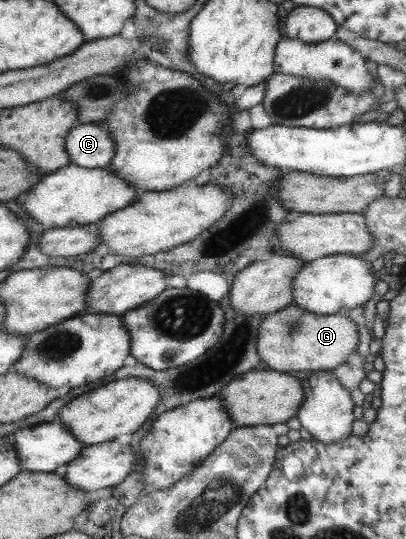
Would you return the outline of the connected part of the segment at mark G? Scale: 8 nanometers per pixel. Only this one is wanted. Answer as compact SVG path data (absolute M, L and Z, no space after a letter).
M291 304L273 314L265 314L258 327L256 346L260 361L278 372L331 371L346 362L357 349L358 334L346 314L316 315Z

